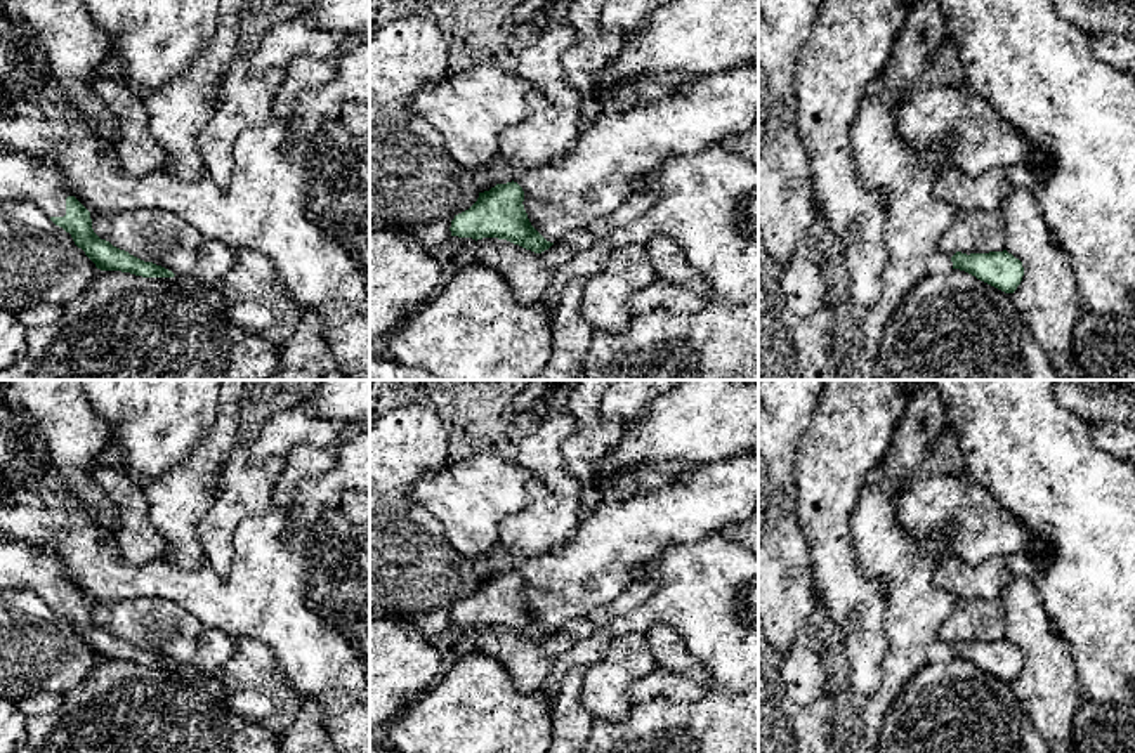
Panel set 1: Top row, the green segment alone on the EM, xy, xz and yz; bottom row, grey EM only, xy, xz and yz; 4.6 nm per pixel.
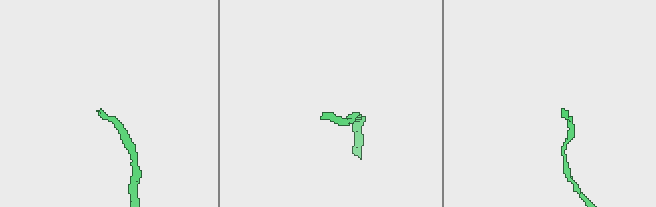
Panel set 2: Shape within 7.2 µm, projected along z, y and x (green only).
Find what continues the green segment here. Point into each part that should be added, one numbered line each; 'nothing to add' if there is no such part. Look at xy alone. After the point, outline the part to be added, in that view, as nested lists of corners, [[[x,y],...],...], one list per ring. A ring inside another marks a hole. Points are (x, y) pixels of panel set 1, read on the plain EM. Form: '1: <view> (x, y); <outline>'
1: xy (21, 566); [[[0,538],[0,590],[30,590],[49,606],[64,606],[68,585],[54,553]]]

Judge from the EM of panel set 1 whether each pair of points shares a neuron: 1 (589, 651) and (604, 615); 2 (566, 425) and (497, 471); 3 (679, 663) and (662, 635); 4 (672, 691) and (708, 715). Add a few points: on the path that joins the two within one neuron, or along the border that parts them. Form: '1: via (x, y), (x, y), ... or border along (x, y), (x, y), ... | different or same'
1: via (597, 642), (603, 634), (603, 623) | same
2: border along (514, 460), (530, 474), (530, 498) | different
3: via (674, 656), (663, 642) | same
4: border along (708, 689), (688, 701), (646, 701) | different

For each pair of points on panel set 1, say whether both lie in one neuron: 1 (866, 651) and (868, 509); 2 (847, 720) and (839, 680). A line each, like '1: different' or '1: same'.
1: different
2: same

